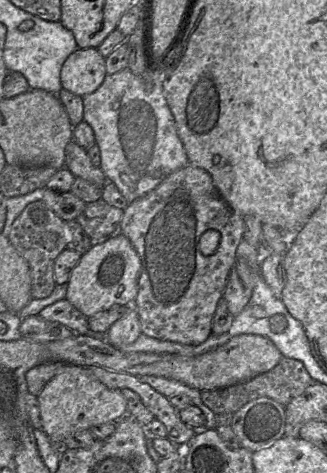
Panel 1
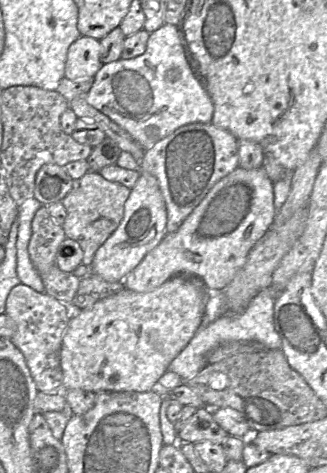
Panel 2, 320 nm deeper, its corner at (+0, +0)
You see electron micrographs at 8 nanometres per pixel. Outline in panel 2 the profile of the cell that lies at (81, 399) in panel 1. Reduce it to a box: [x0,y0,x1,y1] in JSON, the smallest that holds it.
[60,275,207,393]

